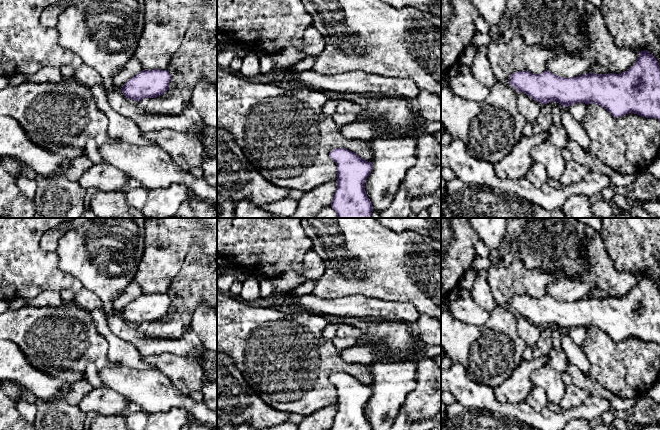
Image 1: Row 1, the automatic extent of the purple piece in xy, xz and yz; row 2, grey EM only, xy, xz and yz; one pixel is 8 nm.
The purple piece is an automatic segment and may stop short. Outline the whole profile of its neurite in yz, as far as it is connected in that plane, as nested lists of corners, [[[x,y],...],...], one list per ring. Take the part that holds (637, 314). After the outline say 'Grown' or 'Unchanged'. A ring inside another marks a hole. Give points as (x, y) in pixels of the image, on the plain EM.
[[[647,274],[639,280],[627,295],[619,298],[586,297],[576,301],[559,301],[546,294],[541,298],[518,295],[511,298],[509,307],[517,316],[530,320],[540,328],[557,326],[563,331],[576,327],[587,329],[594,327],[606,333],[613,341],[619,342],[628,337],[635,337],[646,342],[660,344],[660,289]]]. Unchanged

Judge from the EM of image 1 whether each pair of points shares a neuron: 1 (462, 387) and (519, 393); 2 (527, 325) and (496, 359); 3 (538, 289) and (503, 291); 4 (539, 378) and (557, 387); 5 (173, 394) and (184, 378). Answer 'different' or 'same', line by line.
1: different
2: different
3: same
4: same
5: different

